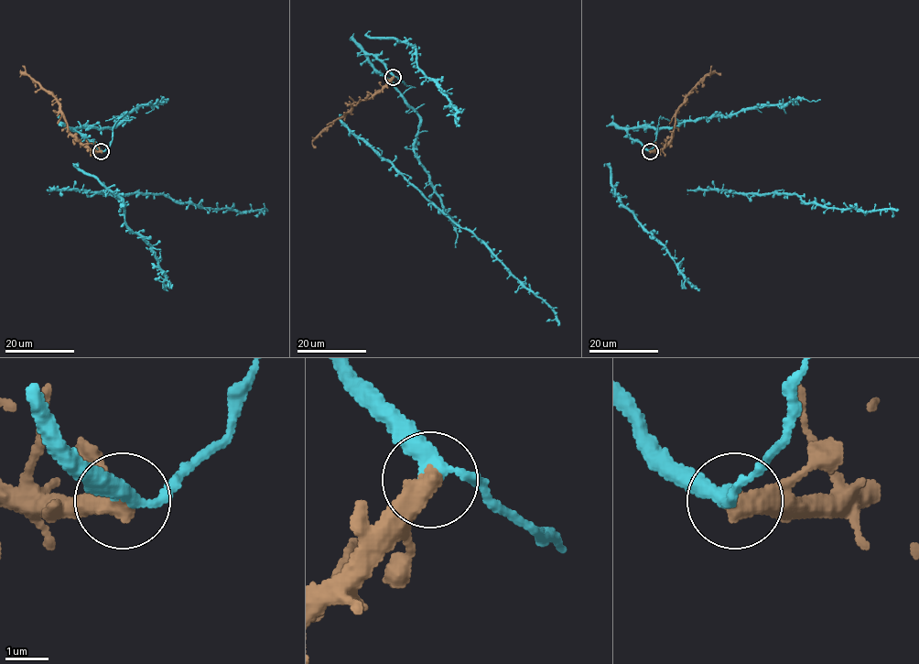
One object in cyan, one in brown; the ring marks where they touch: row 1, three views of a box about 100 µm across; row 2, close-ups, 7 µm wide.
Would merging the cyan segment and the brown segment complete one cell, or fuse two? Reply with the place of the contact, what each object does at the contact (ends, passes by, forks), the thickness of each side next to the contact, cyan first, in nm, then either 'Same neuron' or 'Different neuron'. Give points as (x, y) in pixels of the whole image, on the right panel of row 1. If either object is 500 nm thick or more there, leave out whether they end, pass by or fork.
Place: (650, 151). Thickness 320 nm (cyan) against 550 nm. Different neuron

